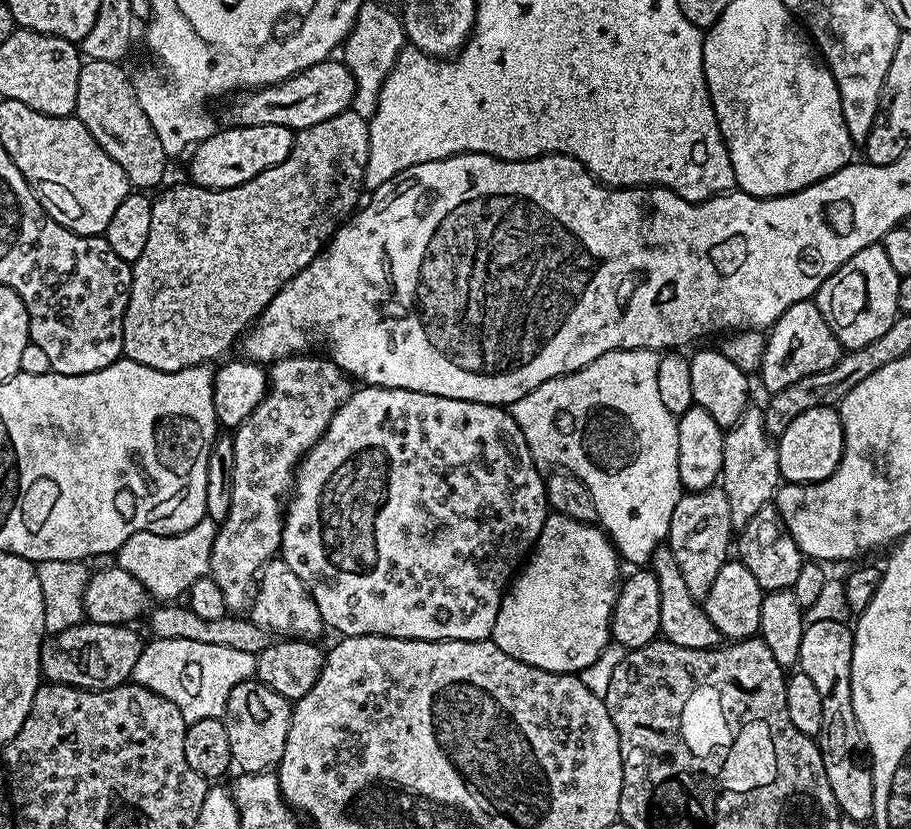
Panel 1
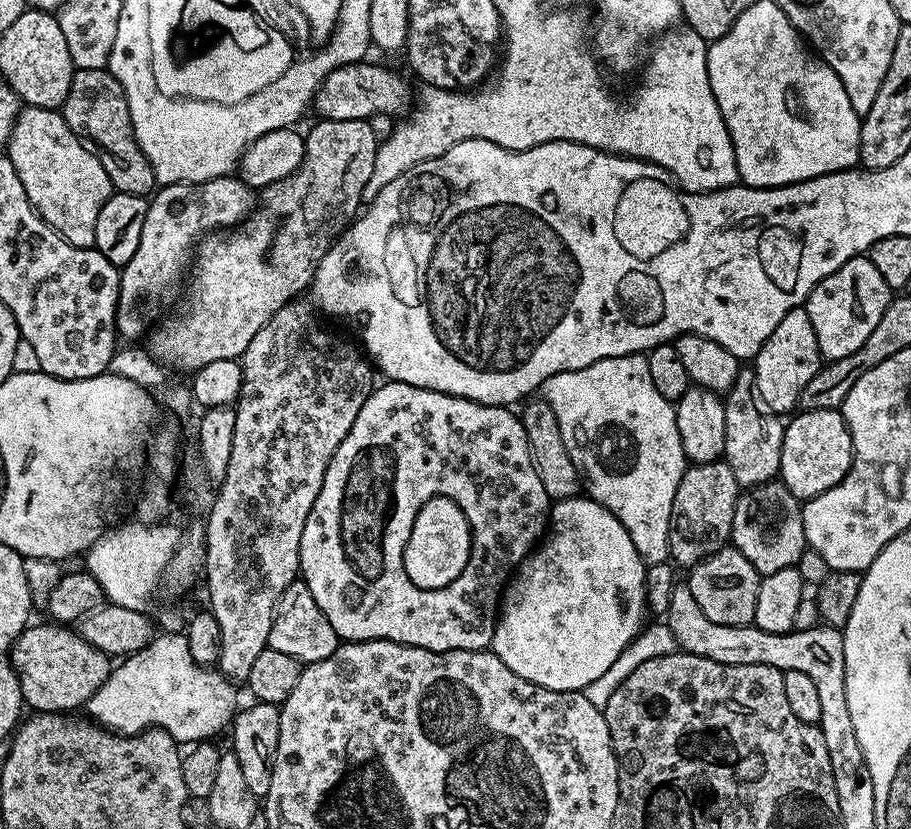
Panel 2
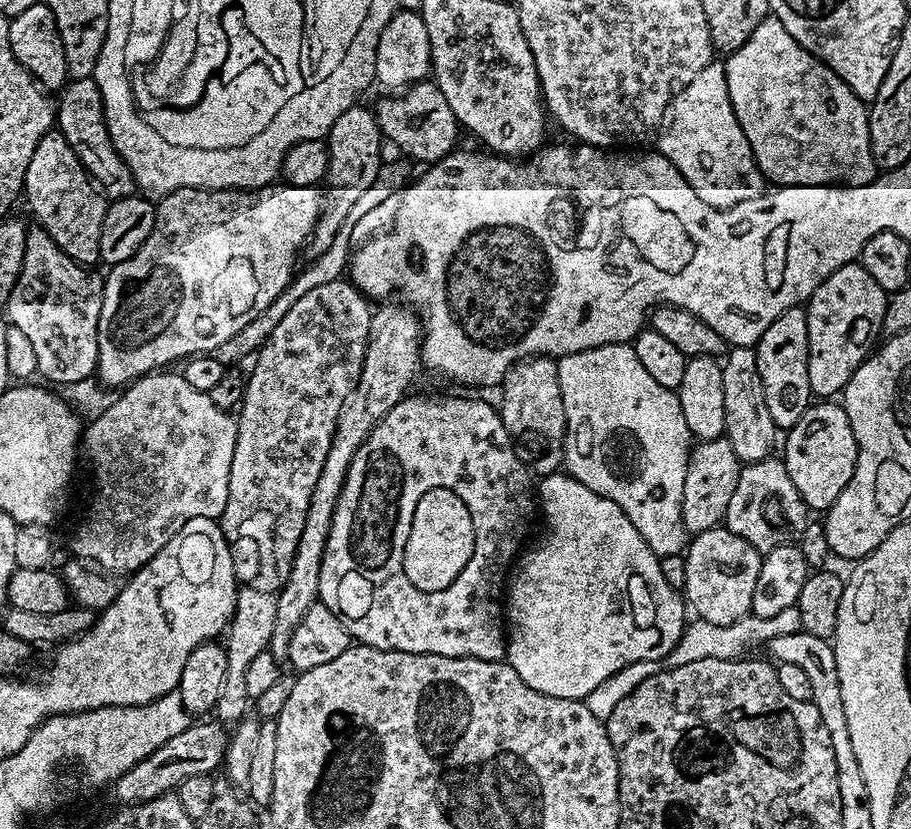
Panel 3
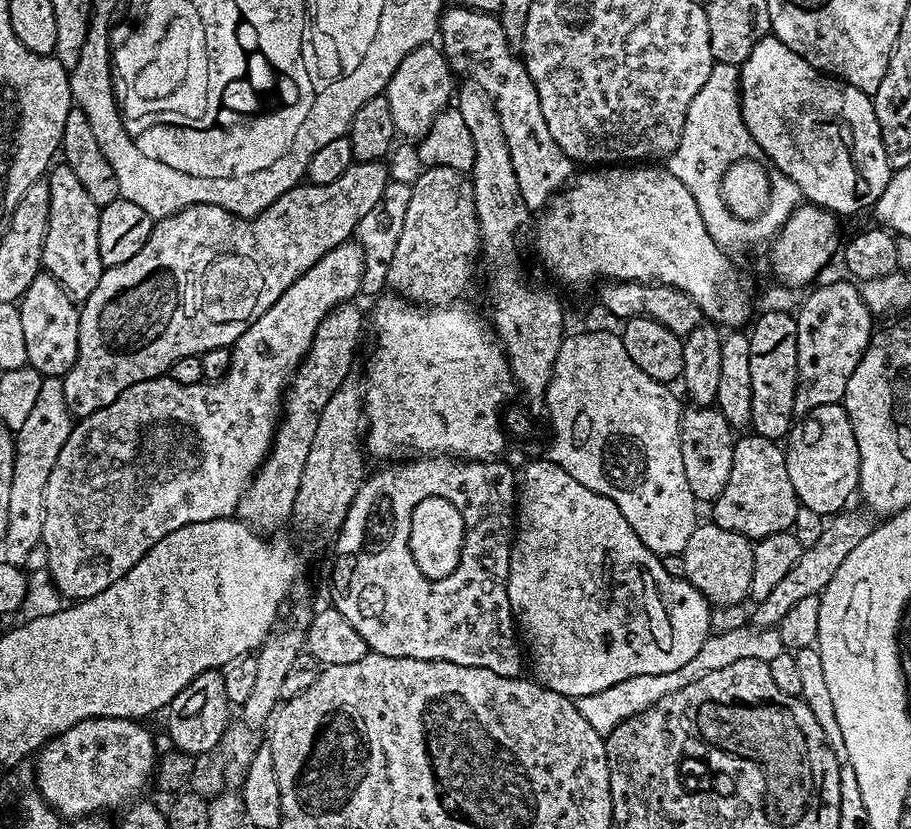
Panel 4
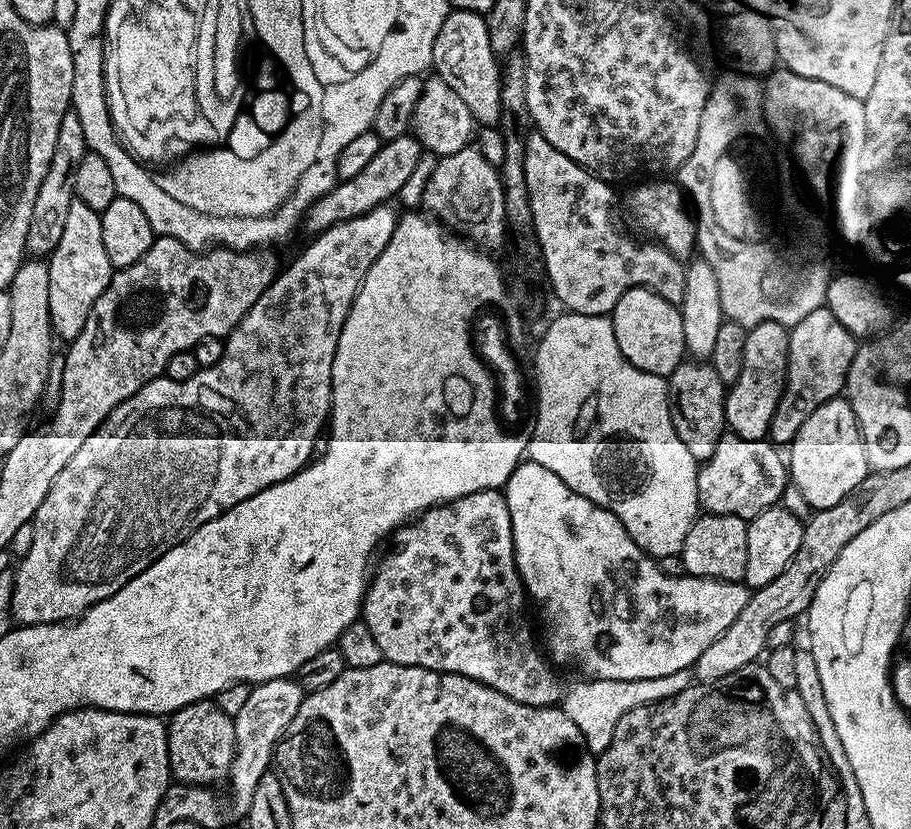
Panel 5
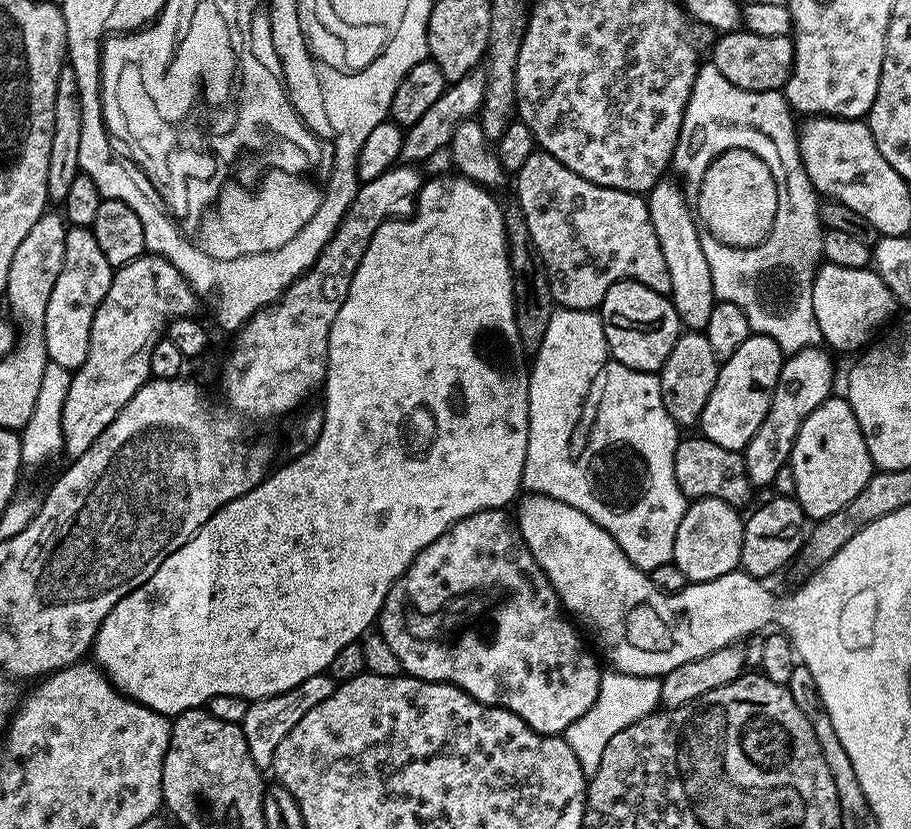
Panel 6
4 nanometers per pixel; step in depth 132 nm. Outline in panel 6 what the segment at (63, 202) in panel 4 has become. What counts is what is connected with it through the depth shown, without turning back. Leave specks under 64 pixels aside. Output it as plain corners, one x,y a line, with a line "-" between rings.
69,227
62,274
58,274
58,282
54,282
54,290
50,290
50,302
46,302
44,345
51,363
75,370
86,362
94,314
110,290
113,275
112,264
106,262
106,254
102,254
92,229

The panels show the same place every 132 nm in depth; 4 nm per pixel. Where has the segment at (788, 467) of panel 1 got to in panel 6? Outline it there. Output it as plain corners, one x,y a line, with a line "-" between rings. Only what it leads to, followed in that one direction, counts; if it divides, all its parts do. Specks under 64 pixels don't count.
829,398
822,402
822,406
818,406
818,410
814,410
806,422
802,422
790,461
796,483
794,499
802,506
805,517
812,522
842,510
850,498
858,498
858,490
866,486
874,471
872,459
866,450
866,438
862,438
854,410
847,399
836,399

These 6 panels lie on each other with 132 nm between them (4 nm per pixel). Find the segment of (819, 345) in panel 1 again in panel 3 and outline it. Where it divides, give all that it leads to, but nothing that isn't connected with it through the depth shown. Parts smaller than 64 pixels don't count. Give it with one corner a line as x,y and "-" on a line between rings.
797,306
778,314
766,334
754,346
758,358
758,378
762,378
762,394
766,398
766,410
774,418
777,429
794,427
798,418
810,407
813,399
808,373
808,314

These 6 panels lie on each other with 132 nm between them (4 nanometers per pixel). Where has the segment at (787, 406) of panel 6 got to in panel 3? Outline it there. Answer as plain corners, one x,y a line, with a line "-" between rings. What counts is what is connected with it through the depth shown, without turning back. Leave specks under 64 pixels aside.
853,262
834,270
814,290
814,294
806,301
808,314
808,373
810,374
810,390
813,397
832,398
843,393
844,387
856,372
856,367
867,360
877,343
876,335
881,335
884,327
884,315
888,305
889,293
874,282
874,278
860,265

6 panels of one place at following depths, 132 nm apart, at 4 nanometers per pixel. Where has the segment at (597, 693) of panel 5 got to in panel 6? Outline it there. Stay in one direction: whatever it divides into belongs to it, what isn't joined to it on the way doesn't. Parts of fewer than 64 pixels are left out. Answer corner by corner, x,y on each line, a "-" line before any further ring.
615,670
605,671
601,675
598,698
594,706
586,710
586,714
582,714
578,722
574,722
562,733
570,750
574,750
574,756
578,758
585,776
590,778
596,773
602,762
602,754
606,751
606,745
610,743
610,738
614,738
614,734
618,734
618,730
626,730
626,726
646,718
661,707
660,682
659,676
631,676

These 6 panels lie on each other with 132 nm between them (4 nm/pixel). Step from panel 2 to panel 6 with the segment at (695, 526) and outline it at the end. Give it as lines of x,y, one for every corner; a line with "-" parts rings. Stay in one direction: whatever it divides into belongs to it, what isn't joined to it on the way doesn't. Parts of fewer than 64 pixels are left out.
700,330
681,331
674,342
674,350
670,350
670,358
659,370
662,386
662,402
681,428
699,425
702,410
706,410
706,398
710,398
710,390
714,390
714,382
718,382
722,361
714,354
714,346
710,346
707,336

